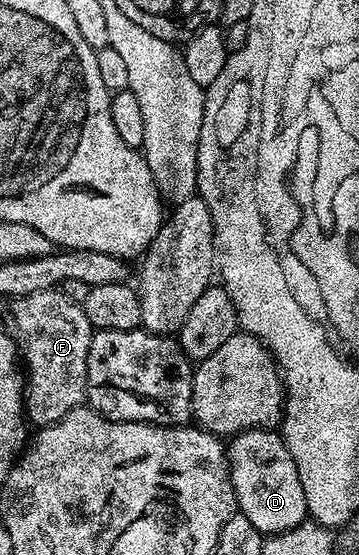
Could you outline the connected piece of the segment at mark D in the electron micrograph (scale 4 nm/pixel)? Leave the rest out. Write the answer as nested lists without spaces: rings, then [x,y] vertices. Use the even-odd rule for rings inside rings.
[[[254,428],[238,432],[230,437],[226,450],[238,511],[249,518],[259,532],[276,536],[279,532],[293,530],[308,519],[305,490],[301,490],[301,478],[293,454],[289,454],[278,431]]]

